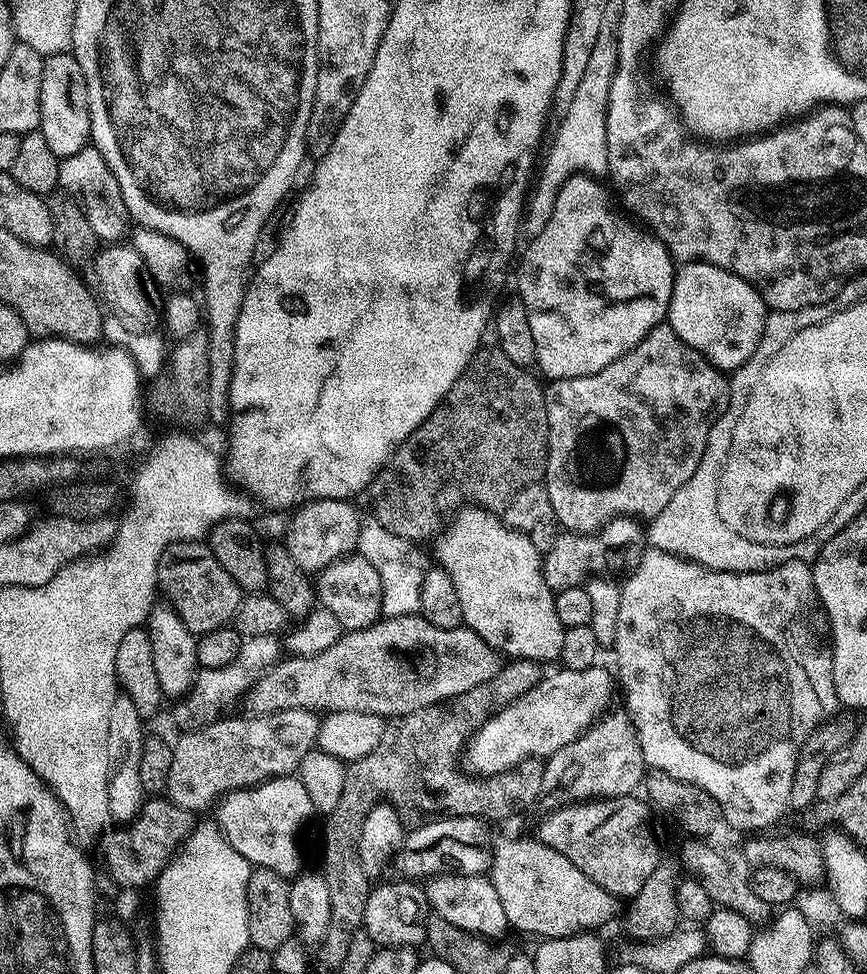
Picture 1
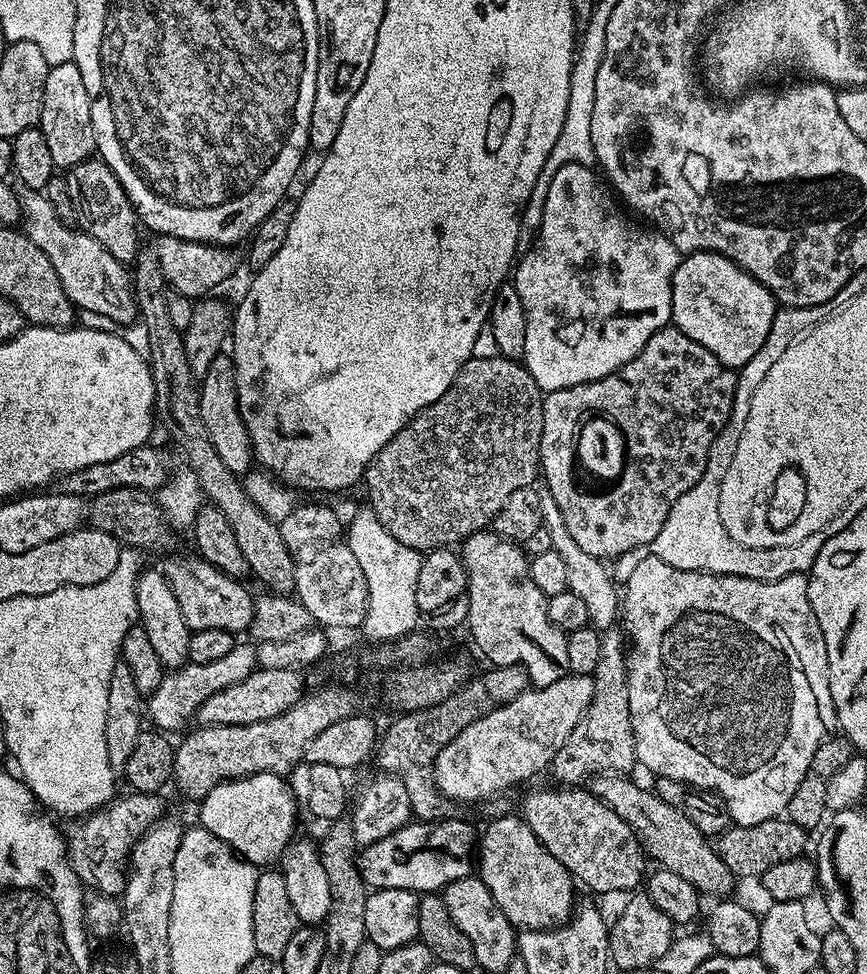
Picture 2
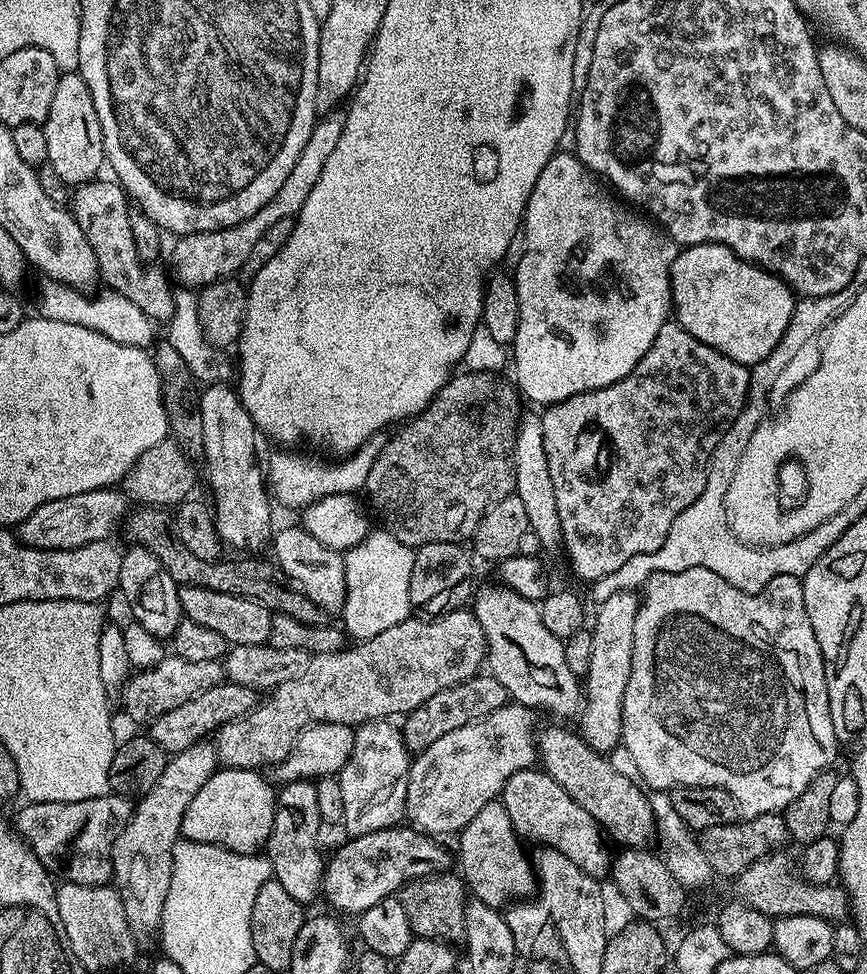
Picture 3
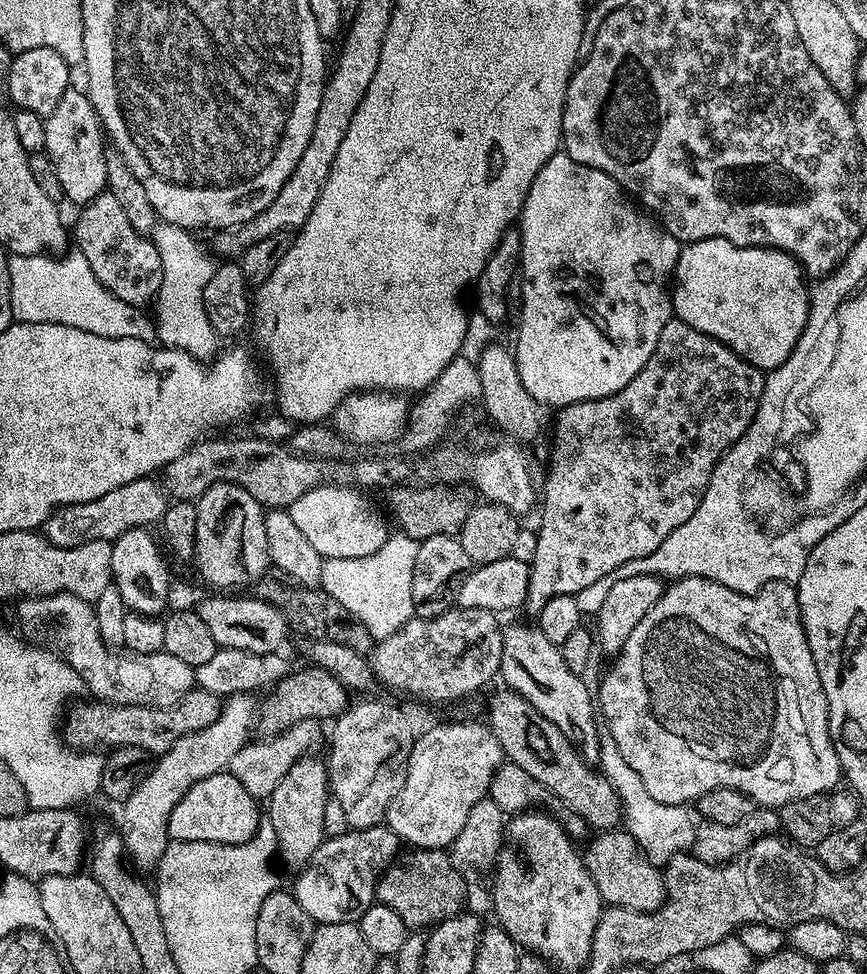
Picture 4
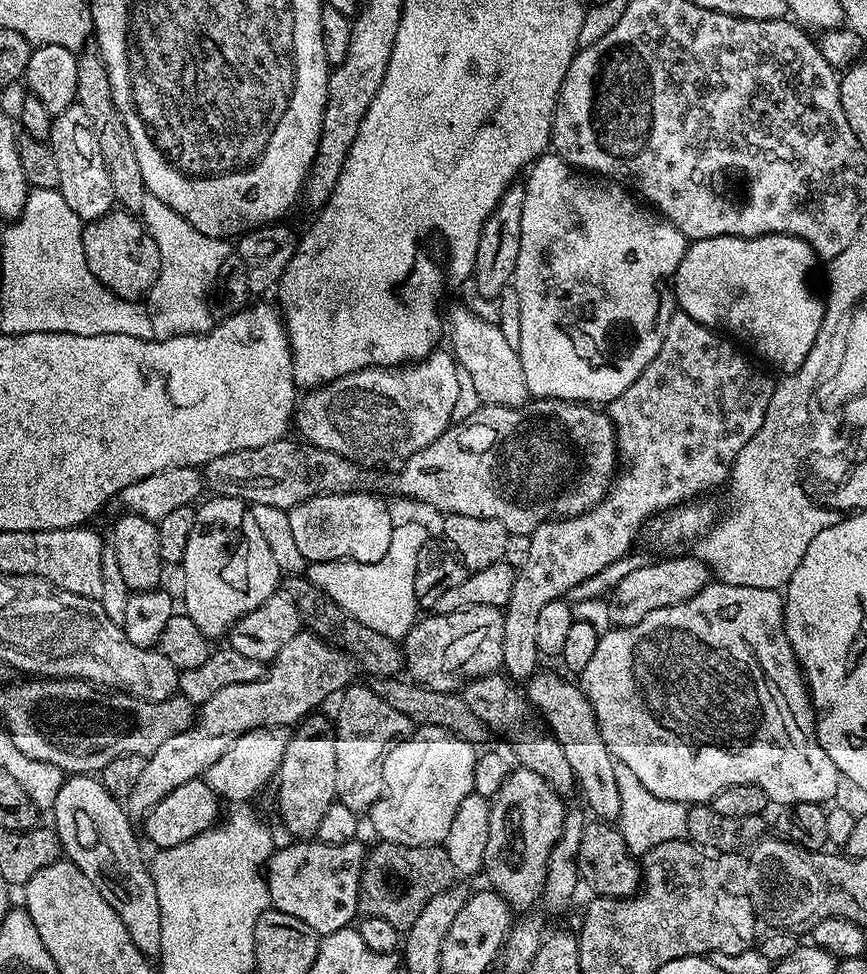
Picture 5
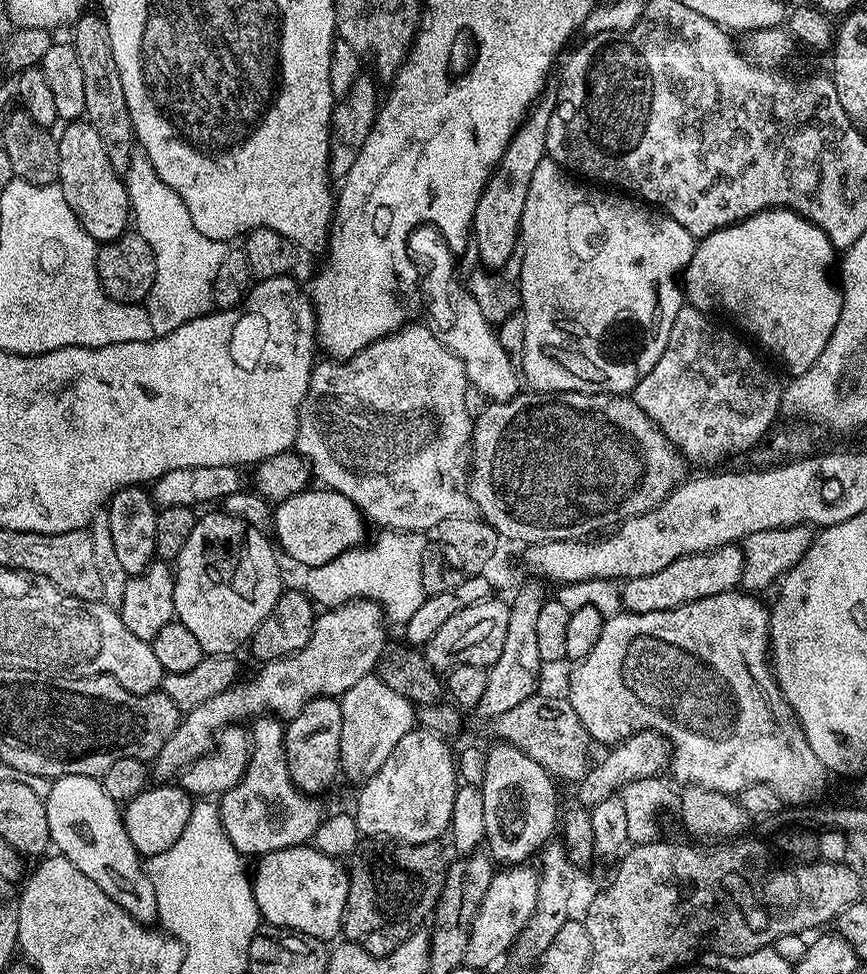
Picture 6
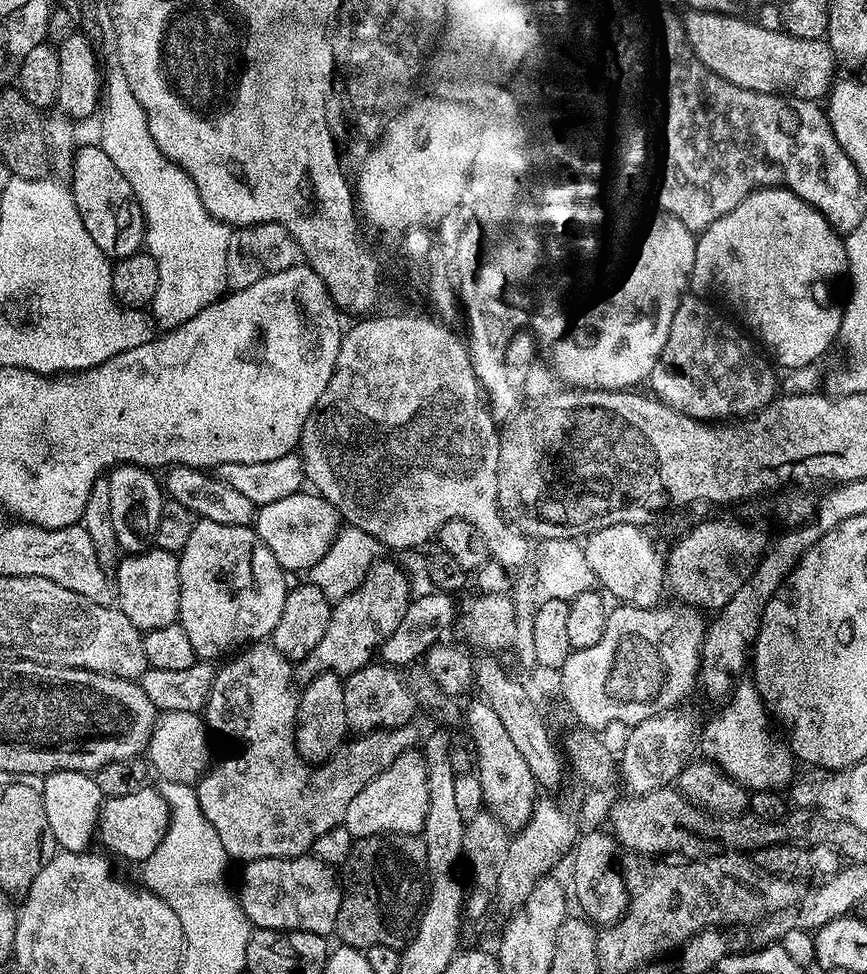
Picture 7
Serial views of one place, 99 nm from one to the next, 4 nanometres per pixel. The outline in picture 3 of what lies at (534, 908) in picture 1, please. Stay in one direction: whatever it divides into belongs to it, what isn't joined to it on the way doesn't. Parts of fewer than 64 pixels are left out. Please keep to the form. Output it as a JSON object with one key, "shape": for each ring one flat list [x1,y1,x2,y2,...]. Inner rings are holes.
{"shape":[[491,800,458,833,460,840,460,869,467,891,491,908,505,906,531,897,538,887,533,861,524,853,525,845,516,835,506,814,506,806,499,800]]}

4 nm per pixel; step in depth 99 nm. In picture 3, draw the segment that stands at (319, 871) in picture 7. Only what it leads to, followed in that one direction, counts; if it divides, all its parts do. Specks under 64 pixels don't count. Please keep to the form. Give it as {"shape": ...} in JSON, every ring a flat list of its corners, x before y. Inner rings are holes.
{"shape":[[411,826,374,830,374,834,353,836,345,841,332,857,327,857,322,896,328,899,330,907,337,908,332,910,349,912,352,918,399,893,407,881,435,876,449,867,448,852,440,845,443,843]]}

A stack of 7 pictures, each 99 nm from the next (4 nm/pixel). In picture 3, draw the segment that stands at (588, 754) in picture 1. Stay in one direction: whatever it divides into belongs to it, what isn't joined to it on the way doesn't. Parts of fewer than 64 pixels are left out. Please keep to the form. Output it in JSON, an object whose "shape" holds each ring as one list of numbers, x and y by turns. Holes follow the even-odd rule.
{"shape":[[625,590,618,594,610,594,610,598,599,601,595,607,596,617,593,620,591,617,590,620,590,670,582,678,582,707,578,713,578,734,596,752,608,754,617,746,617,738,622,734,622,702,626,694,626,682,630,682,634,658,632,631,640,602,635,591]]}

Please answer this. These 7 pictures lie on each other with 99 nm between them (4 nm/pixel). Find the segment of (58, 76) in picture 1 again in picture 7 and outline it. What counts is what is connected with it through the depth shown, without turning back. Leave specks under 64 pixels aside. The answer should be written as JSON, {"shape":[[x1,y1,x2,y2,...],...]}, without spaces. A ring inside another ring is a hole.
{"shape":[[92,142,85,148,75,149,70,175,72,205,82,218,82,226,86,226,86,234,94,238,94,246,113,262,141,251,144,248,144,221,134,211,130,182,126,182,114,162,106,158,99,143]]}

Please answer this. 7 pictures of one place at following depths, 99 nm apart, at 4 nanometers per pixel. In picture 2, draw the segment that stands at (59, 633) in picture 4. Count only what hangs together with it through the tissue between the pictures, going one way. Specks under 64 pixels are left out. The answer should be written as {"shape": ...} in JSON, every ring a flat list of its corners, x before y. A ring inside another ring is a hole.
{"shape":[[236,643,230,654,225,654,214,662,187,663,179,670,165,671,162,682,146,696,146,716,148,710,148,716,152,719,151,727,165,734,173,734,179,728,187,729,202,702,206,702,212,694,218,694,218,690,226,690,226,686,234,686,234,682,242,682,242,678,255,672,258,667,256,650,251,643,248,644]]}

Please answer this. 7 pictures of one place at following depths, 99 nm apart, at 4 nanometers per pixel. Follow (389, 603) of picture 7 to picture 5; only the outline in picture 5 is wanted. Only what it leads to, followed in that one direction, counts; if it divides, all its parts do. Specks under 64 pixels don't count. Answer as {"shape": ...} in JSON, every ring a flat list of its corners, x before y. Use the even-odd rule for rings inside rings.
{"shape":[[301,630,297,636,290,638,290,642,286,642,286,646,282,646,280,653,267,665,264,676,258,678,258,682,238,682,238,686,226,686,218,690,218,694,199,705,196,723,191,728,182,734,174,734,174,738,166,738,166,742,162,742,162,746,158,746,158,750,154,750,152,755,147,757,138,783,126,798,128,815,143,818,151,808,158,806,158,802,162,802,162,798,166,798,166,794,170,794,170,790,182,786,182,782,201,779,207,768,214,766,214,762,218,762,218,758,222,758,222,754,226,754,226,750,230,750,232,743,242,734,259,728,299,725,301,720,319,709,316,707,323,700,330,699,332,692,343,693,353,679,352,668,354,669,354,664,347,652,340,651,310,631]]}

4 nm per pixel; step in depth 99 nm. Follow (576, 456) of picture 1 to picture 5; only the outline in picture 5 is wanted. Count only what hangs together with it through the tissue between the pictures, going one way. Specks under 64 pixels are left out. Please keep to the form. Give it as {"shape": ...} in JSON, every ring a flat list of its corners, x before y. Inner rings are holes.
{"shape":[[673,311,670,322,666,322,662,346,658,354,654,354,650,366,638,374,636,381,617,400,607,405,607,414,616,427,616,450,623,468,625,464,624,473,622,468,607,489,604,501,595,504,589,512,548,520,527,537,528,553,524,556,524,565,519,565,510,602,502,610,502,668,513,681,529,681,541,667,542,657,534,638,534,622,544,607,567,597,578,582,586,582,586,578,598,574,598,570,606,570,606,566,629,555,635,549,632,547,636,539,642,536,653,517,703,497,700,496,703,492,719,484,721,487,732,475,732,464,742,446,758,434,758,426,762,426,762,418,766,418,774,380,759,372,731,342,719,331,694,322,690,314]]}

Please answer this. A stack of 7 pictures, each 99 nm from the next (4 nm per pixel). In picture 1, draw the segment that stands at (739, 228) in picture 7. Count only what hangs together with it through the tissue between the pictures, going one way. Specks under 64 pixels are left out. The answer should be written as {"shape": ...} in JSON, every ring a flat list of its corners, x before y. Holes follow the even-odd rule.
{"shape":[[697,262,677,271,666,320,686,346,698,350,715,368,731,374,754,354,768,314,763,298,745,280,713,264]]}

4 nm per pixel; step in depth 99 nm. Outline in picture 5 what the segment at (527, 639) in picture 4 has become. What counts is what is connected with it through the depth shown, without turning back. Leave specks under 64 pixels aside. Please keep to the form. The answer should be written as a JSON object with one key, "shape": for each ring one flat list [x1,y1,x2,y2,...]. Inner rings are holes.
{"shape":[[537,671,526,684,526,696,533,709,541,708,548,722,551,735,562,746,566,754,566,762,570,762,575,783,584,791,583,803,593,817,604,822,616,822,619,818,621,799,618,796,618,785,614,780,614,764,608,752,606,742,602,742,602,734,598,730,596,715,586,694,579,683,563,680,552,672]]}

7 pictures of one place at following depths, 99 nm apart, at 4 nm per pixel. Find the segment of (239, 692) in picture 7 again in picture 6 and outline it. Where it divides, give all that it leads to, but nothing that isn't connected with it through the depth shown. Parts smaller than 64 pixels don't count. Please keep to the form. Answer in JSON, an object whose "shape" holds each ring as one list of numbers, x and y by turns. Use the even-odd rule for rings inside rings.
{"shape":[[265,714,255,717,250,727,250,755,244,777,219,797,220,821,230,842,245,857,259,858,274,850,308,844,326,817,315,795,303,792,290,778,284,749,285,721]]}

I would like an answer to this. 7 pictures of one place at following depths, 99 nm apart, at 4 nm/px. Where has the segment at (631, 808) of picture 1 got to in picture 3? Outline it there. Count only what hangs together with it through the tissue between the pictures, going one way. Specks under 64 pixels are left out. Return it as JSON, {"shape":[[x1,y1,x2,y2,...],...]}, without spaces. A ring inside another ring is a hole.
{"shape":[[533,766,518,770,518,774,510,774,504,784,502,803,506,806,506,814,510,814,517,836,525,841,537,840,537,845,566,854,578,870,591,876,604,878,611,873,613,857,604,849,605,837,600,824,590,818,590,814,586,814,586,810,582,810,582,806,578,806,578,802,574,802,574,798,570,798,570,794,566,794,548,772]]}

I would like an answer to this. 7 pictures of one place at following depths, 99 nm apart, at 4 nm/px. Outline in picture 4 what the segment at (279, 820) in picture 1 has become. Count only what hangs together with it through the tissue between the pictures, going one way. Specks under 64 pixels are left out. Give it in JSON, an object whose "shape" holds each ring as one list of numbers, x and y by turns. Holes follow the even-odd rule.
{"shape":[[225,770,202,782,194,782,182,802,170,810,168,819,169,841,214,842,215,844,241,844,250,839,258,830,262,819,262,808,255,796,234,778,231,771]]}

